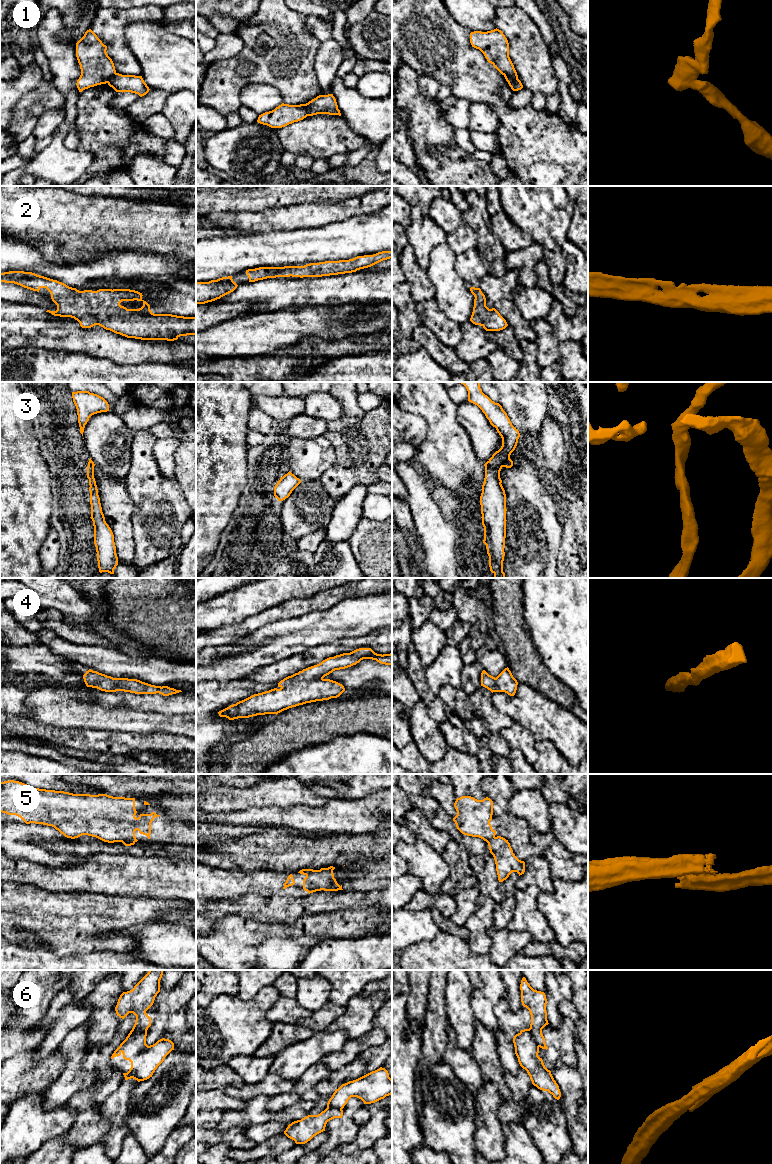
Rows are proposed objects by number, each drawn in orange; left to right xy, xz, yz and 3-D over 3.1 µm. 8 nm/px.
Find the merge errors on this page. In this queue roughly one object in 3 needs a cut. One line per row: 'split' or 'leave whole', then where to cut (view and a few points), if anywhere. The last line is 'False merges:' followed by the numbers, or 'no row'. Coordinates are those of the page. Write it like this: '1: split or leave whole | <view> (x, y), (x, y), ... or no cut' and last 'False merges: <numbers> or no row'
1: split | yz (504, 75), (517, 78)
2: leave whole | no cut
3: leave whole | no cut
4: leave whole | no cut
5: split | yz (494, 836), (487, 842)
6: split | yz (528, 1029), (538, 1047)
False merges: 1, 5, 6

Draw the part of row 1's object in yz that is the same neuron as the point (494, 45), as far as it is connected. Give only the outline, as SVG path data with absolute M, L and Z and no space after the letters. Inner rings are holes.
M494 29L487 32L470 33L472 47L479 49L502 75L518 78L514 65L509 57L509 43L503 32Z

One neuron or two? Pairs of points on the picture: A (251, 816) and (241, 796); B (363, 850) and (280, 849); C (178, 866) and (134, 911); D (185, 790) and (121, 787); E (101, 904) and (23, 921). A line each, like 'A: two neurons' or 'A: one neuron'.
A: two neurons
B: one neuron
C: two neurons
D: one neuron
E: one neuron

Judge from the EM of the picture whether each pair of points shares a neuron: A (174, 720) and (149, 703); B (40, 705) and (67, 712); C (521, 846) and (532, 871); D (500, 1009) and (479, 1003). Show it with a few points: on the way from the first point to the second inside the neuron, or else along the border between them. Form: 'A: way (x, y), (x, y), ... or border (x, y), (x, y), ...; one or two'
A: border (143, 710), (168, 715), (185, 714); two
B: way (47, 706), (60, 709); one
C: border (540, 855), (530, 855), (526, 858); two
D: border (505, 997), (494, 1008), (497, 1020), (495, 1031); two

